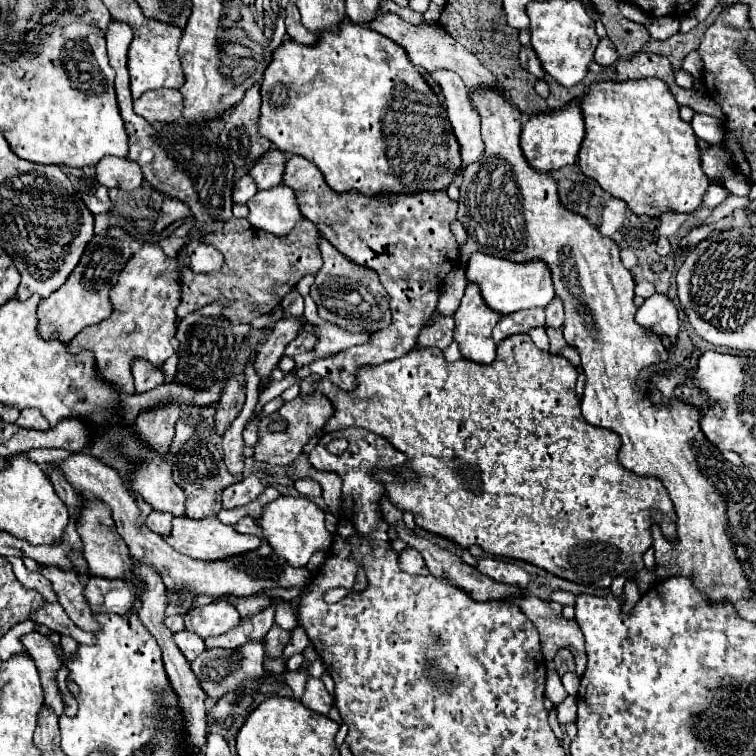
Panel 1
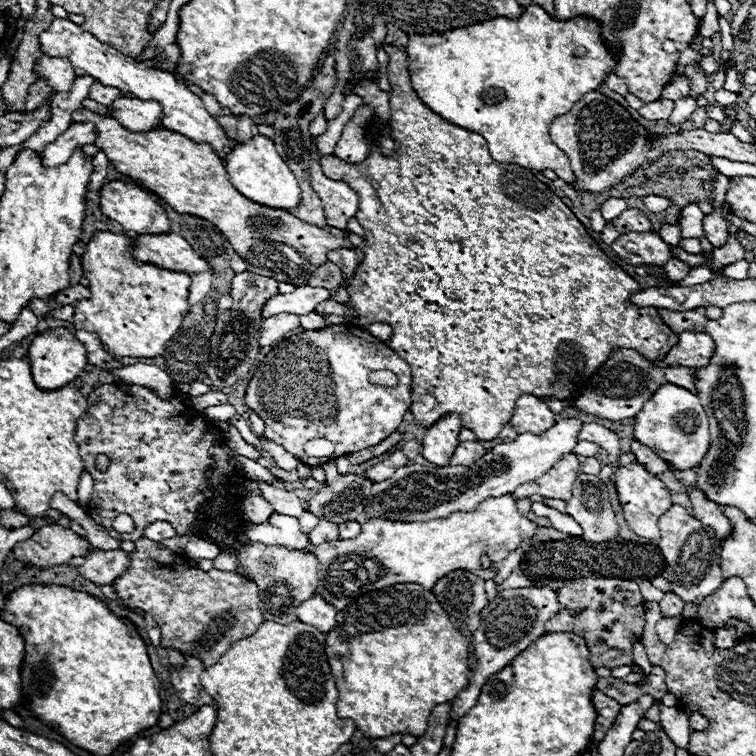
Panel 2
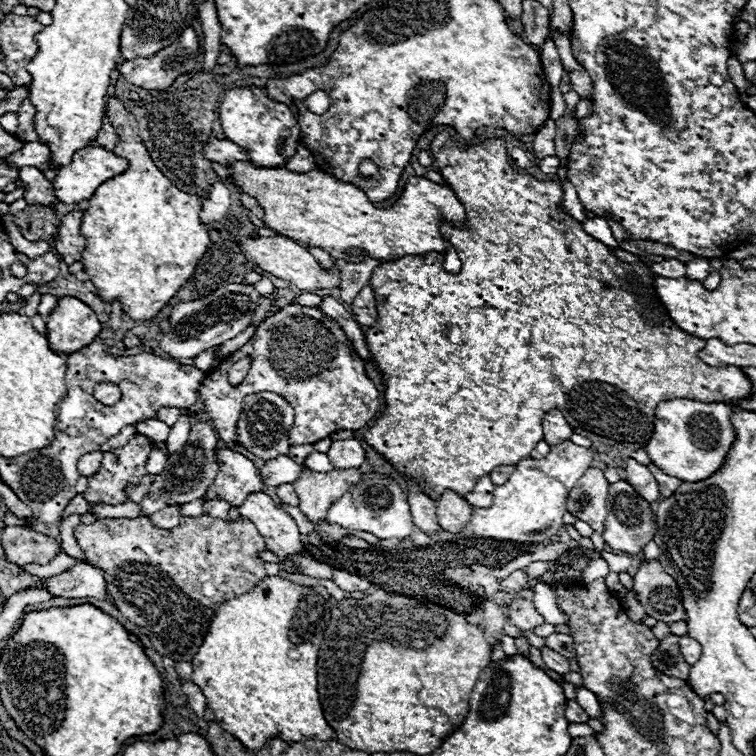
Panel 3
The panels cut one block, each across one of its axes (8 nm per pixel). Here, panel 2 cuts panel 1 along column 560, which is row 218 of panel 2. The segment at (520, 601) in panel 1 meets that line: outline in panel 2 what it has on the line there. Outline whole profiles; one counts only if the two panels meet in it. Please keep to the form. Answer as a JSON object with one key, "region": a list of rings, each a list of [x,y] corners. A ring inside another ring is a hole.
{"region":[[[626,208],[618,218],[614,218],[614,226],[620,234],[626,232],[650,232],[650,220],[636,208]]]}

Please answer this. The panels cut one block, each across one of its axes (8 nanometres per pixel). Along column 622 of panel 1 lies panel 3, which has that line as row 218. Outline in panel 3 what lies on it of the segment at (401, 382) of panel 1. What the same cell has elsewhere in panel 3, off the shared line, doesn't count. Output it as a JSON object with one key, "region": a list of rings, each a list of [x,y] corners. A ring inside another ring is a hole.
{"region":[[[440,132],[432,140],[430,150],[446,184],[454,190],[456,198],[466,208],[468,228],[458,230],[454,226],[448,226],[446,222],[442,226],[444,238],[456,248],[462,260],[462,270],[458,274],[446,272],[443,268],[442,256],[436,252],[404,256],[396,262],[382,262],[374,270],[370,286],[374,288],[374,296],[376,296],[378,320],[376,324],[366,328],[366,344],[384,378],[386,410],[382,418],[378,418],[374,426],[364,432],[364,440],[378,454],[382,454],[402,476],[406,476],[406,480],[416,480],[418,484],[430,484],[426,486],[426,490],[434,492],[430,494],[434,502],[442,496],[444,490],[454,490],[456,494],[464,496],[476,486],[478,478],[488,476],[496,466],[510,466],[528,458],[532,448],[536,448],[536,444],[542,440],[542,418],[552,408],[560,408],[568,424],[572,424],[572,428],[584,428],[606,438],[610,436],[616,442],[646,444],[654,434],[654,410],[660,402],[674,400],[674,398],[692,398],[698,402],[732,404],[736,400],[750,398],[752,382],[738,366],[714,368],[714,366],[704,364],[698,358],[700,348],[704,348],[704,340],[690,336],[682,332],[676,324],[672,324],[666,308],[662,306],[662,302],[658,300],[654,292],[648,268],[644,268],[642,264],[626,264],[618,260],[602,242],[586,234],[578,220],[574,220],[572,216],[568,216],[566,212],[558,208],[558,202],[562,200],[562,194],[564,194],[560,180],[542,182],[530,174],[518,174],[508,162],[508,150],[506,150],[504,138],[492,138],[492,140],[486,140],[486,144],[478,144],[471,148],[459,145],[454,138],[446,136],[446,132]]]}

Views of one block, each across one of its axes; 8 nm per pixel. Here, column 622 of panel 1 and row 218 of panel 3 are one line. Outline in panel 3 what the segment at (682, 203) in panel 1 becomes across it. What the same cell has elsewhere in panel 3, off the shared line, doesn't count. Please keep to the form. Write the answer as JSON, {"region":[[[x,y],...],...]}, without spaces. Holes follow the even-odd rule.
{"region":[[[116,98],[108,100],[106,116],[118,132],[118,144],[114,148],[114,154],[128,160],[128,172],[122,172],[120,176],[114,176],[112,180],[100,184],[100,188],[88,200],[88,218],[94,220],[86,220],[86,212],[84,212],[84,220],[80,224],[80,234],[86,240],[82,264],[90,274],[90,282],[98,288],[98,296],[102,300],[108,302],[112,298],[120,298],[122,310],[130,318],[150,320],[192,276],[198,260],[210,246],[210,234],[200,220],[200,212],[202,212],[200,196],[182,192],[156,168],[146,146],[142,144],[134,116],[122,106],[120,100]]]}

